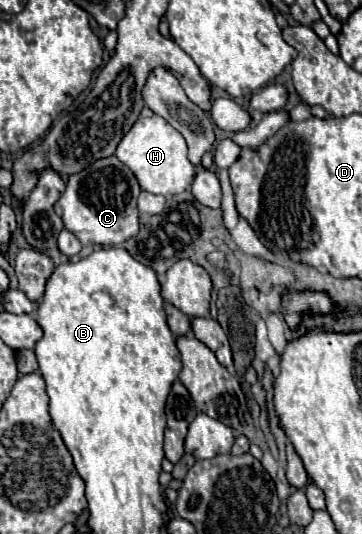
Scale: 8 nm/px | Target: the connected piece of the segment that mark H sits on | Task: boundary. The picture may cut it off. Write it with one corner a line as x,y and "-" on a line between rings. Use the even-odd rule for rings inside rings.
162,116
138,118
130,132
126,132
122,142
118,144
116,156
134,172
142,190
152,194
178,194
184,192
194,180
194,166
188,160
184,136

